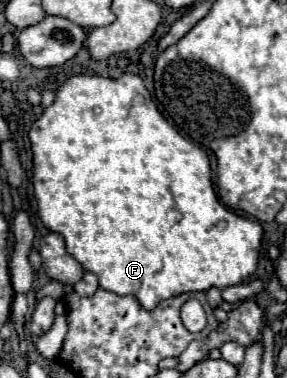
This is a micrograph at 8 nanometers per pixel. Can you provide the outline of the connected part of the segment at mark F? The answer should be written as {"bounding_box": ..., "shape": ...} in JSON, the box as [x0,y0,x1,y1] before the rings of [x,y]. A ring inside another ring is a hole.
{"bounding_box":[29,73,263,309],"shape":[[[123,73],[119,79],[107,79],[101,75],[73,75],[69,77],[55,93],[55,101],[33,121],[29,129],[29,141],[33,151],[33,193],[37,199],[37,211],[41,223],[65,239],[67,251],[83,265],[85,271],[97,275],[99,285],[105,291],[115,295],[131,295],[135,297],[145,309],[153,309],[159,301],[173,297],[175,293],[187,291],[207,291],[209,287],[225,289],[229,285],[237,285],[247,281],[255,269],[261,249],[263,229],[257,221],[241,217],[227,209],[213,191],[213,183],[209,179],[211,165],[205,151],[188,137],[182,135],[163,115],[157,111],[155,103],[151,101],[149,91],[145,89],[141,77],[133,73]]]}

